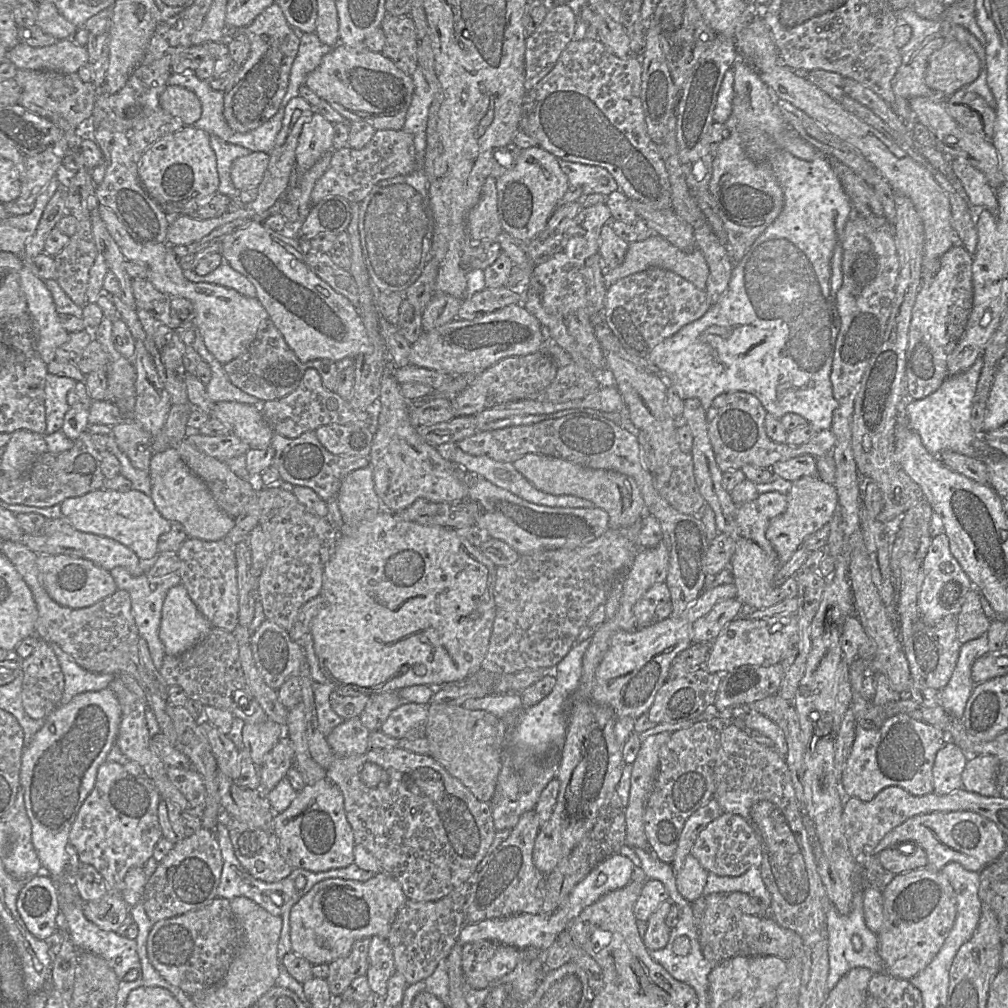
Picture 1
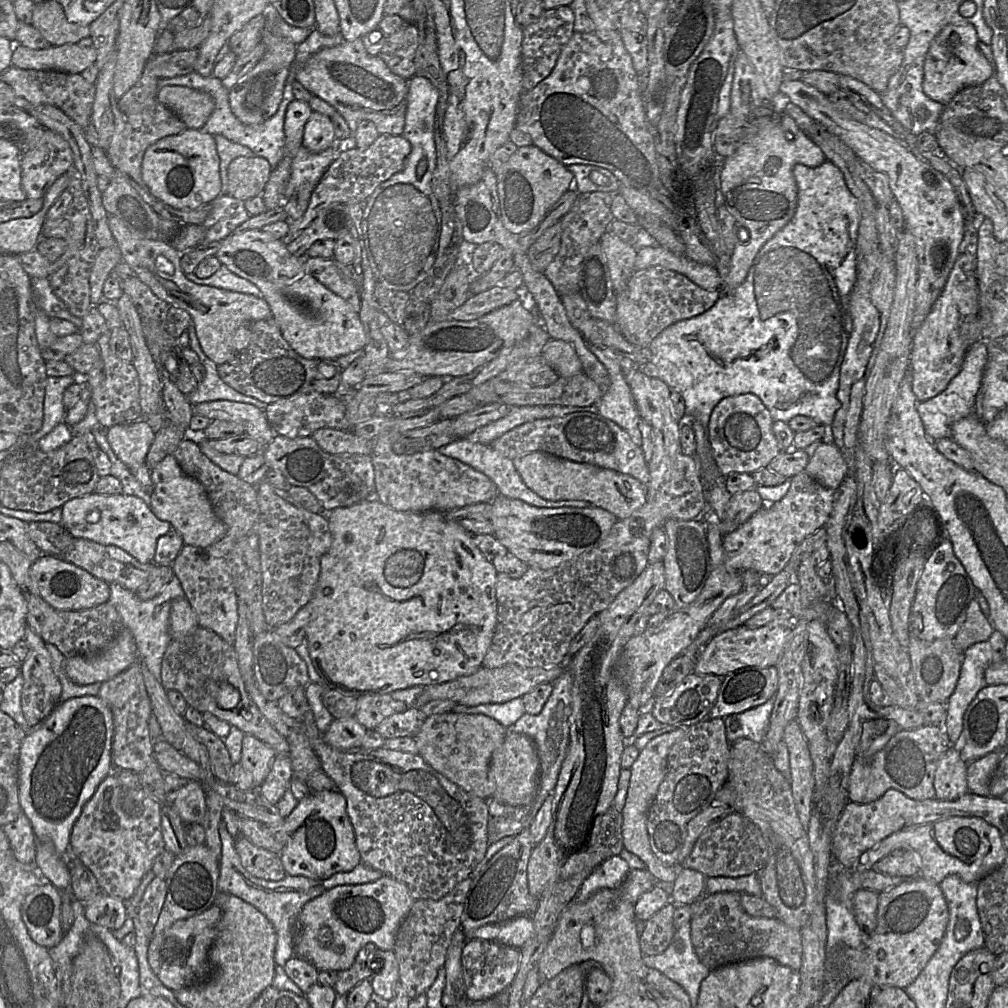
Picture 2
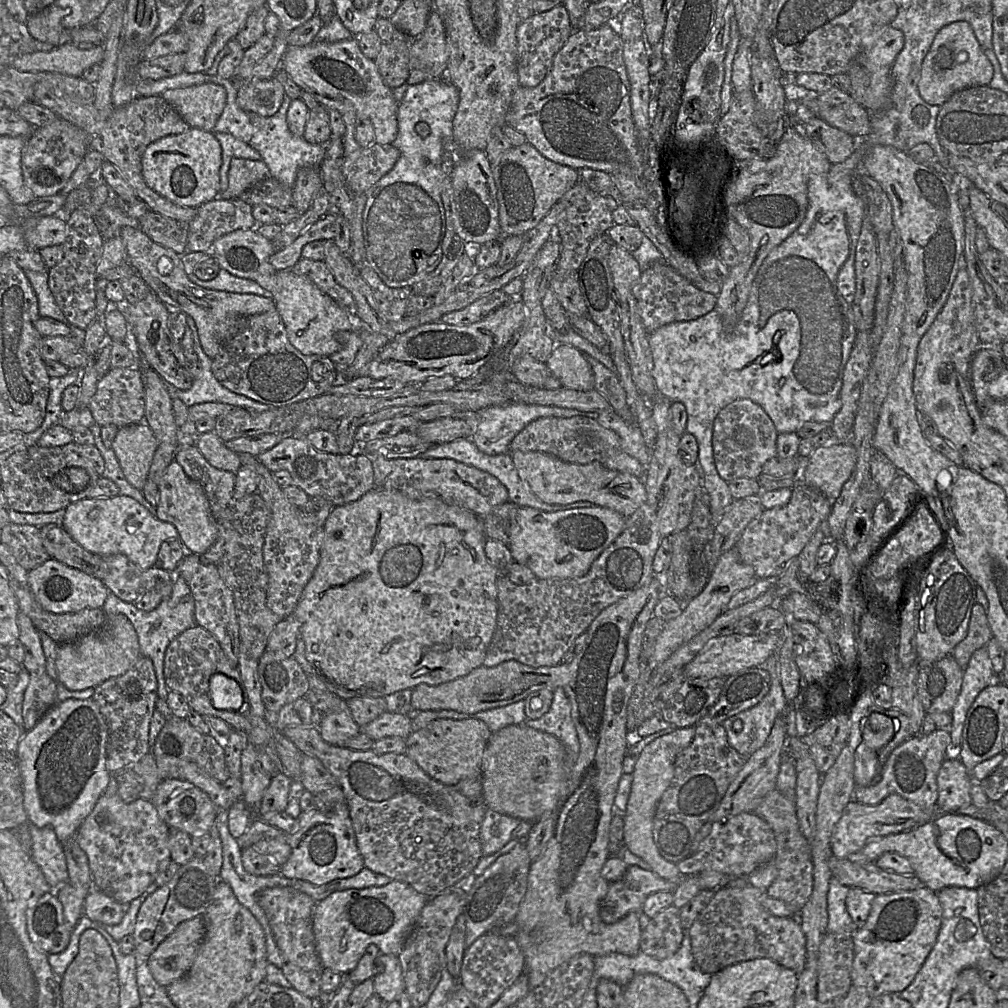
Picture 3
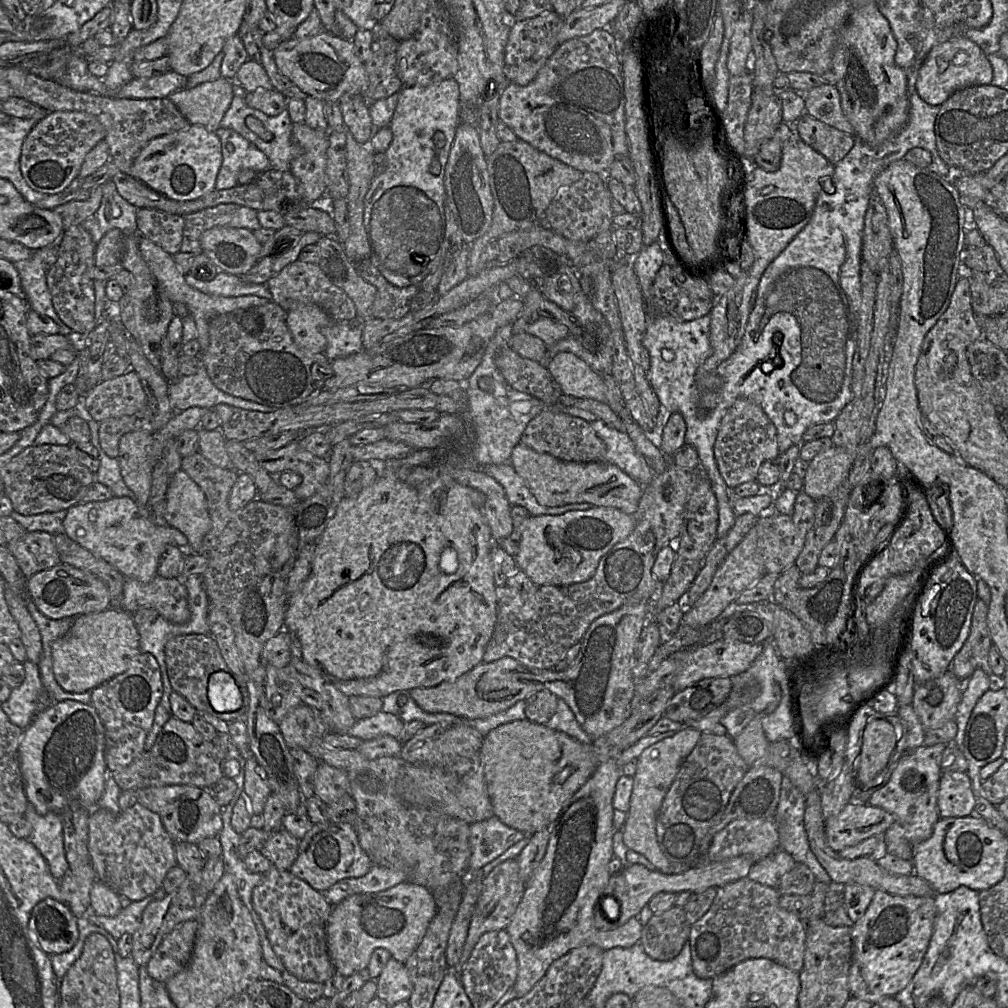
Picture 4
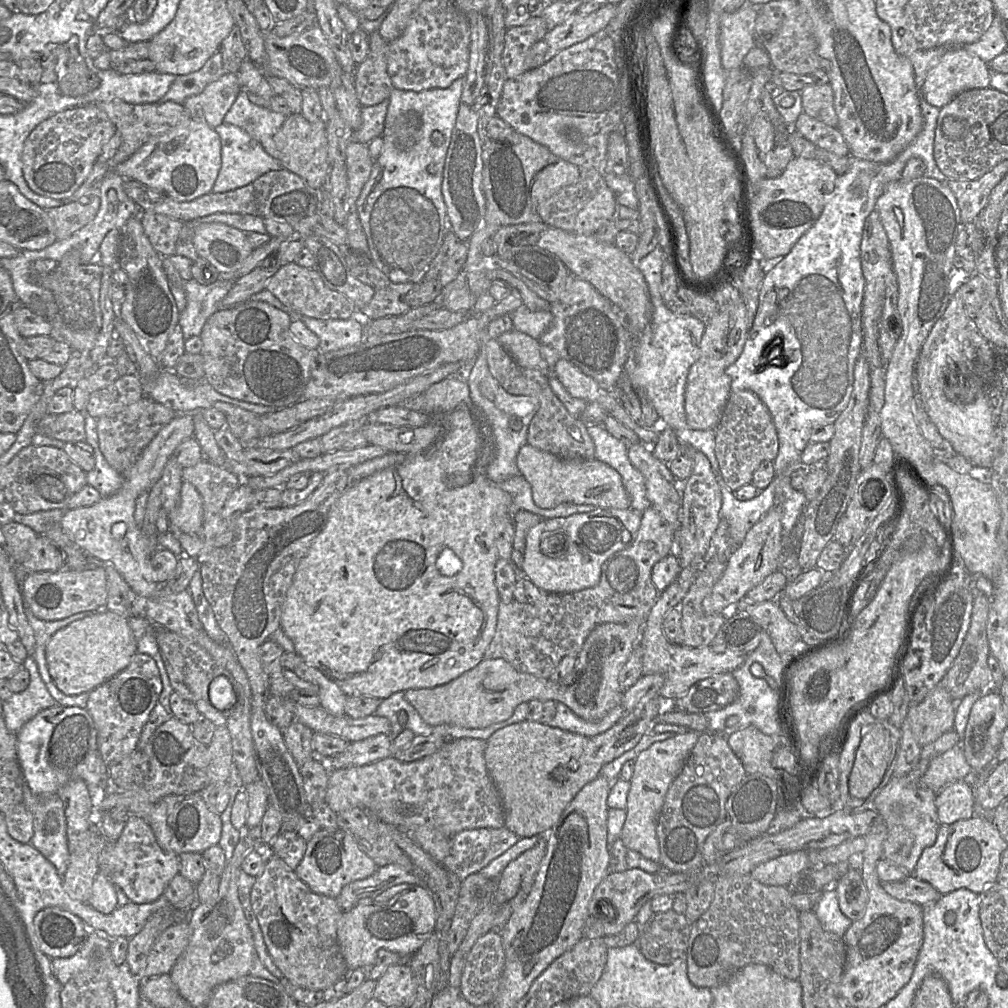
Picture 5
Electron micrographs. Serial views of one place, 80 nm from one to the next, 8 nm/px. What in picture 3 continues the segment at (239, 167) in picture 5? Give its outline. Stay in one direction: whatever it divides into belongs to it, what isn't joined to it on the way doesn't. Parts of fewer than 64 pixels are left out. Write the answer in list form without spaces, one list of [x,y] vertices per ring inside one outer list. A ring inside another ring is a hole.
[[[214,132],[222,150],[222,164],[219,170],[220,189],[224,192],[228,188],[228,173],[233,159],[242,158],[250,160],[261,160],[258,151],[245,142],[235,138],[229,133]]]

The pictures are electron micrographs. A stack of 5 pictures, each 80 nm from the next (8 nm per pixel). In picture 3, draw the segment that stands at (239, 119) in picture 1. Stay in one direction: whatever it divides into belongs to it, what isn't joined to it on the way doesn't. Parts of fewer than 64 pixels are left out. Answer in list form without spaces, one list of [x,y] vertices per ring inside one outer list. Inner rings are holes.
[[[275,78],[238,81],[237,104],[247,112],[273,116],[284,100],[284,88]]]

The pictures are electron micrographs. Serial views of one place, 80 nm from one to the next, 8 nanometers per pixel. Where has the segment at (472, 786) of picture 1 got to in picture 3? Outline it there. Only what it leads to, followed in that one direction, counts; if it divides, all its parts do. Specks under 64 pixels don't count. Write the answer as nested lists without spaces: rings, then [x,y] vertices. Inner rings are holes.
[[[476,718],[435,719],[405,738],[406,755],[429,776],[446,785],[467,778],[481,778],[482,782],[482,757],[491,735],[488,726]]]

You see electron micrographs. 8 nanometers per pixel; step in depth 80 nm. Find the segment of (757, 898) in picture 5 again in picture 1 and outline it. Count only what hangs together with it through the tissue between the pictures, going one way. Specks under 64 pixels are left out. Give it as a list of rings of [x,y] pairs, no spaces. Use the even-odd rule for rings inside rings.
[[[725,894],[705,896],[705,912],[699,926],[699,943],[703,956],[718,964],[736,956],[776,956],[784,961],[803,957],[802,938],[792,930],[783,928],[770,916],[753,916],[730,906]]]

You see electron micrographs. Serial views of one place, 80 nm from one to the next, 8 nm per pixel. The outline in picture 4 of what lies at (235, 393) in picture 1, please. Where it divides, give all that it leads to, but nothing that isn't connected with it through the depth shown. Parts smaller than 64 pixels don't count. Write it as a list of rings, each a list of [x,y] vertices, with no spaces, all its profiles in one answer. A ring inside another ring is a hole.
[[[202,361],[199,370],[194,375],[181,376],[177,380],[168,383],[168,398],[174,412],[181,412],[191,407],[211,409],[218,404],[227,404],[241,409],[263,413],[270,413],[276,410],[276,408],[274,407],[262,405],[250,400],[245,400],[243,398],[227,394],[224,391],[220,390],[211,381]]]

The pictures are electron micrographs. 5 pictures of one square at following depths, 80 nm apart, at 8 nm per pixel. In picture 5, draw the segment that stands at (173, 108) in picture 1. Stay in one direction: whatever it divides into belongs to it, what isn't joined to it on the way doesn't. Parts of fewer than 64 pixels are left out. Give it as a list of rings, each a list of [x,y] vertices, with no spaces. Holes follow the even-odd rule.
[[[225,73],[207,85],[200,94],[188,97],[182,105],[191,118],[215,128],[223,123],[226,113],[242,89],[236,73]]]

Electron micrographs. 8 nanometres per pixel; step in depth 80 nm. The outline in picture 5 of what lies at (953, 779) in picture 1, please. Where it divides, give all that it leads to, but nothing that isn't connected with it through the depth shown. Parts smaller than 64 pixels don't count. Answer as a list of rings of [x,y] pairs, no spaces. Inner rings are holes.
[[[957,781],[937,793],[935,804],[941,825],[953,824],[974,816],[974,789],[966,781]]]

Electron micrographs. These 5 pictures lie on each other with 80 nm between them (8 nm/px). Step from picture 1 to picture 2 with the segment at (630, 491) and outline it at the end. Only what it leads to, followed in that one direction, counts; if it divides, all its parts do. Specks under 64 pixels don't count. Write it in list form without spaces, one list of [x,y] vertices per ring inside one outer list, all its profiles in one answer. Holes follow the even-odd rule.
[[[535,451],[514,458],[513,465],[525,485],[546,500],[585,500],[593,506],[600,507],[615,515],[618,520],[628,518],[646,502],[646,486],[632,476],[592,464],[577,463],[557,456]]]

